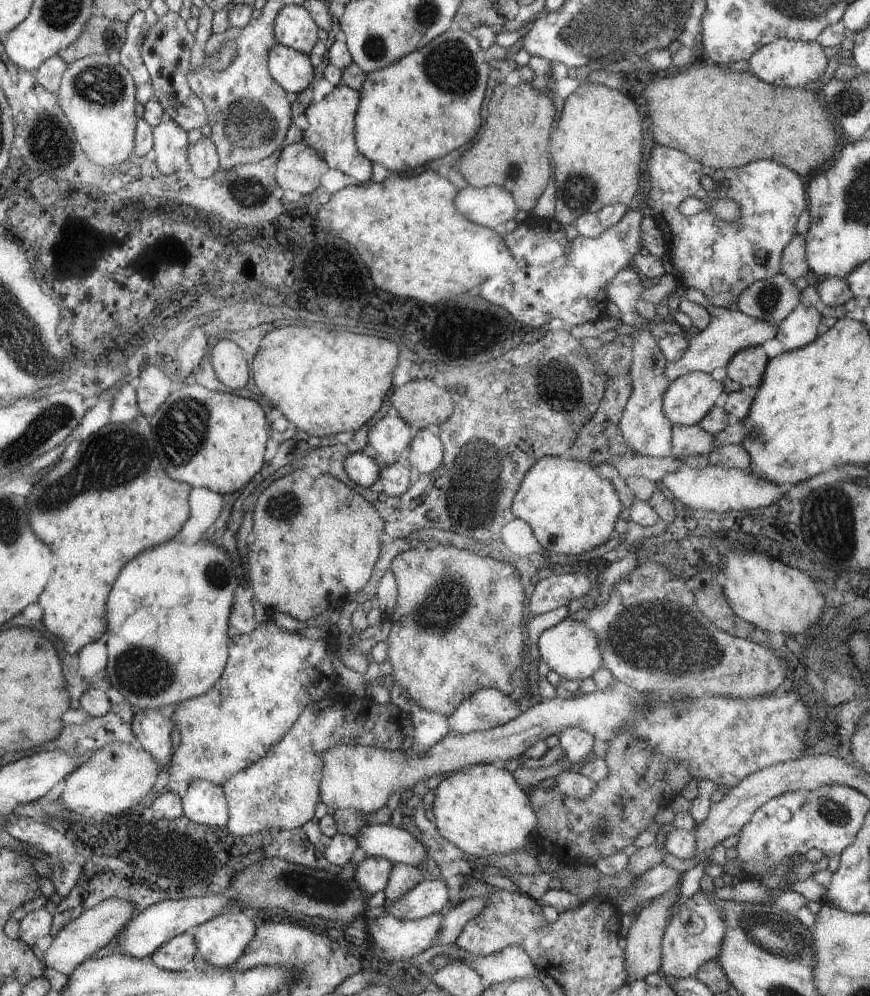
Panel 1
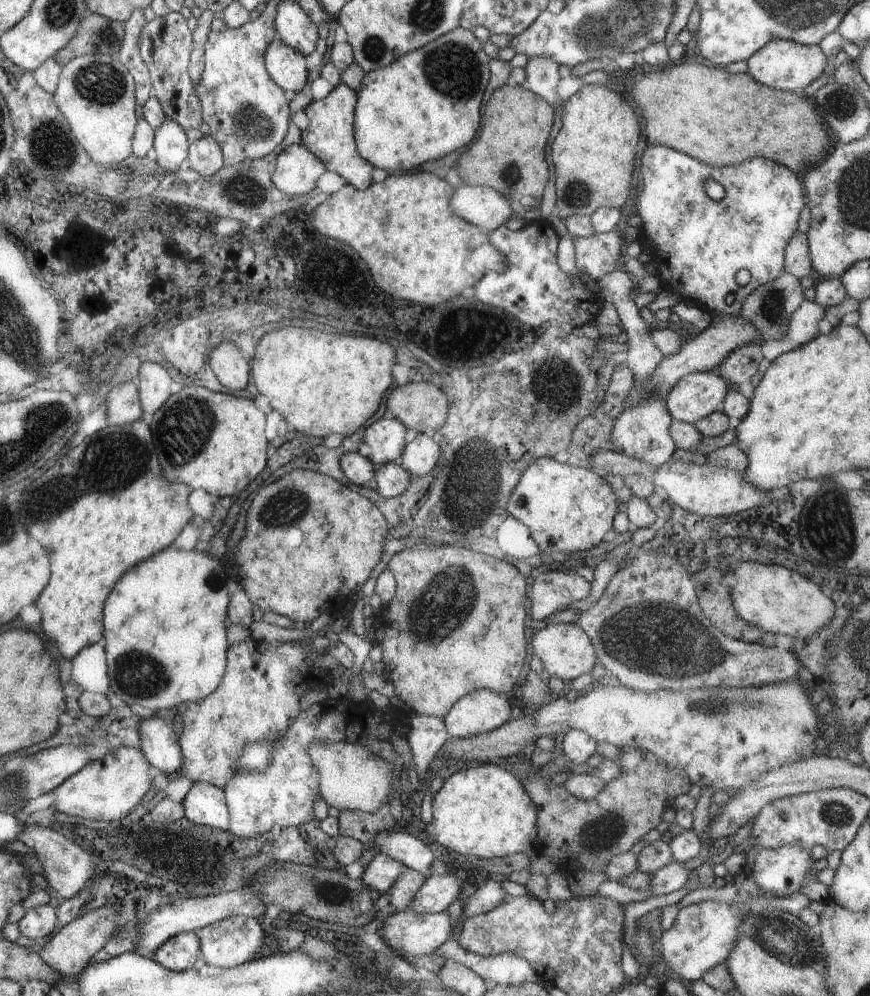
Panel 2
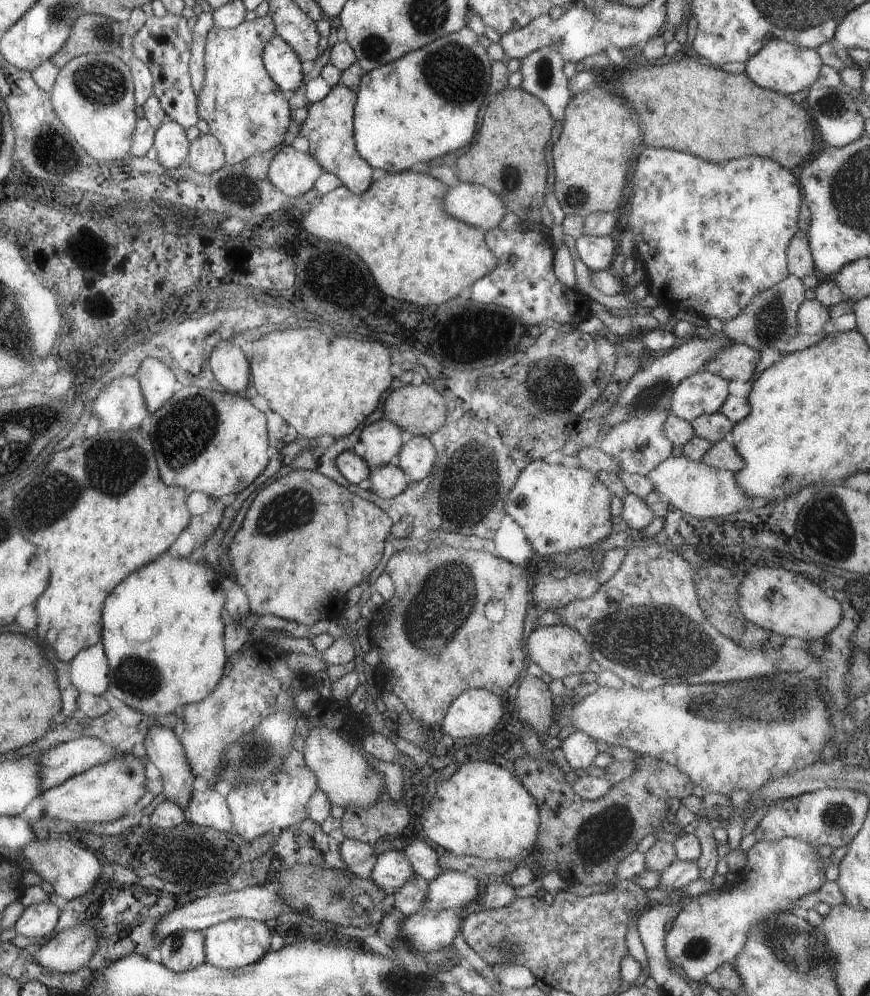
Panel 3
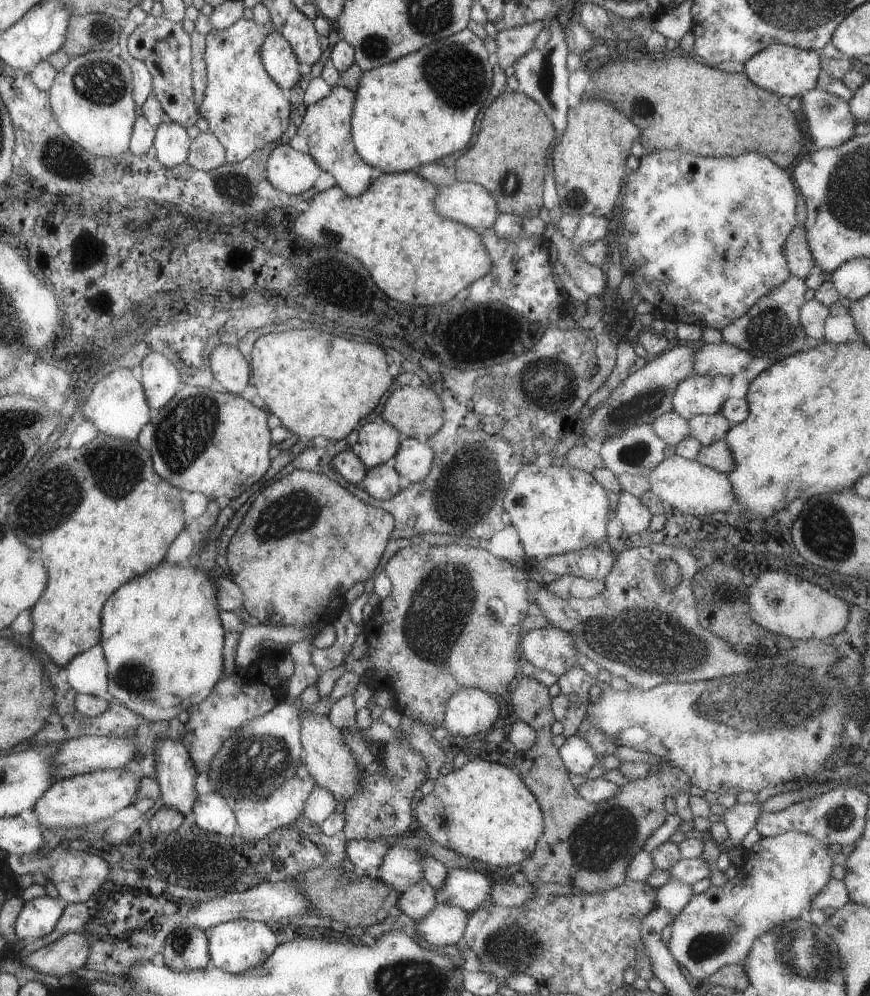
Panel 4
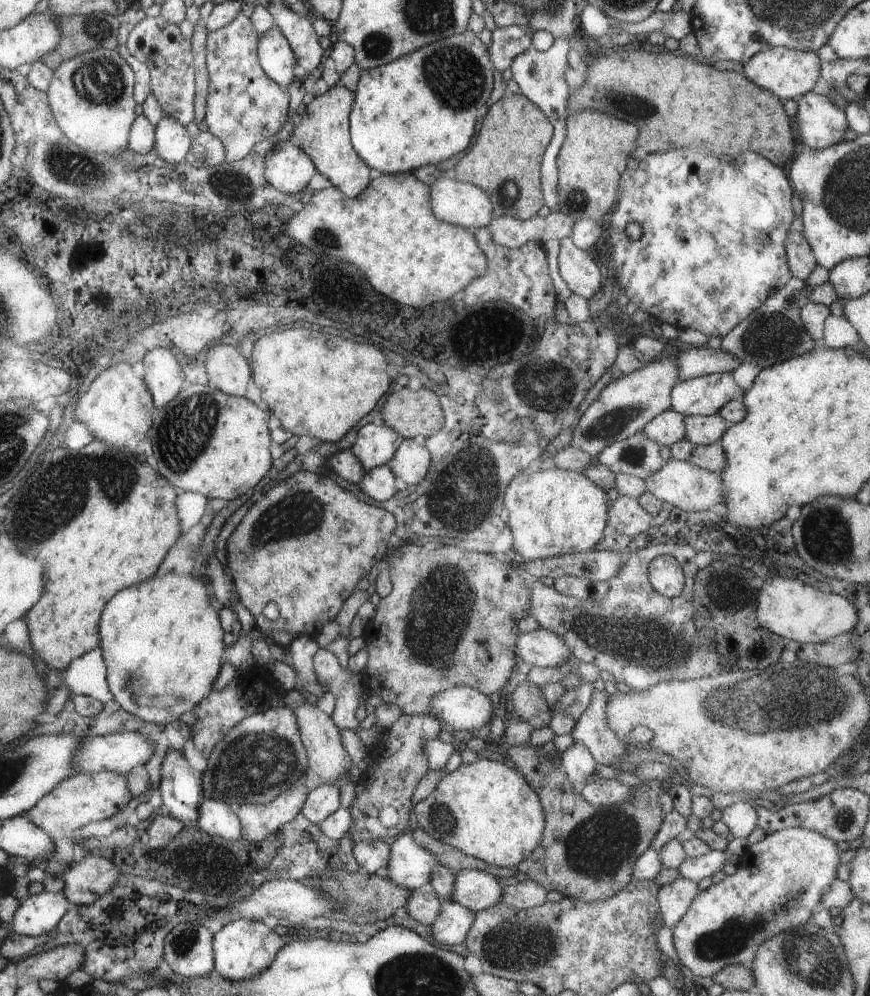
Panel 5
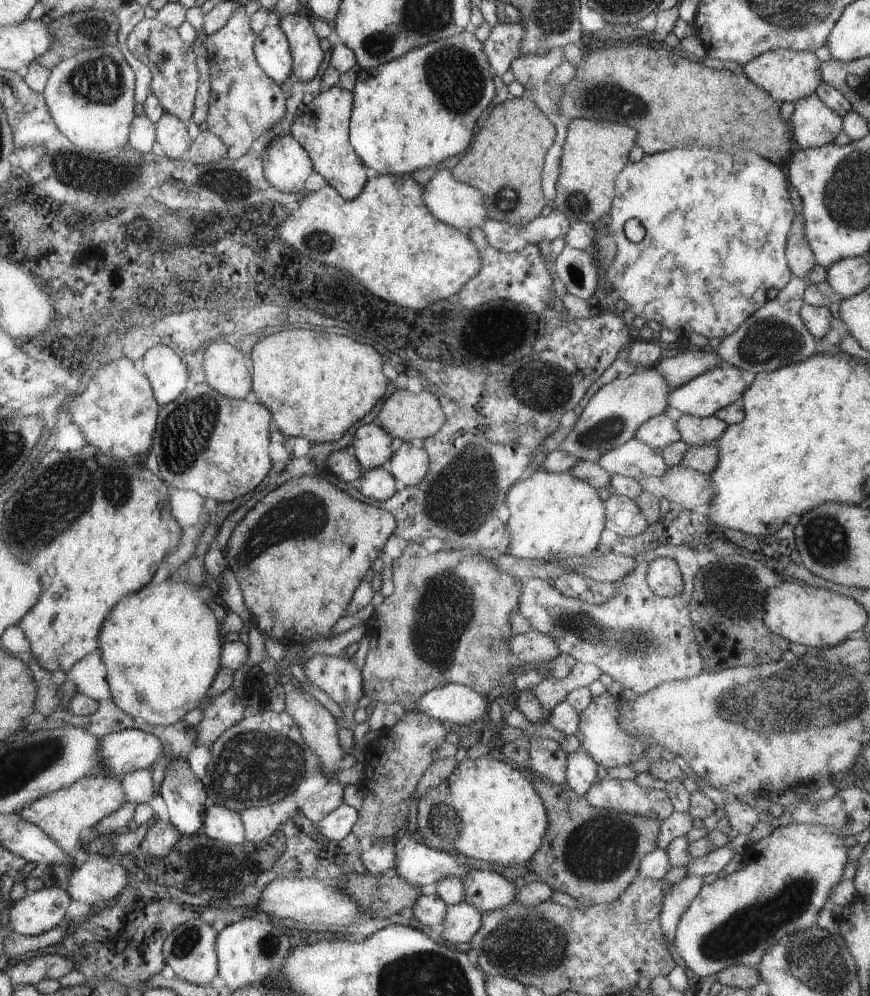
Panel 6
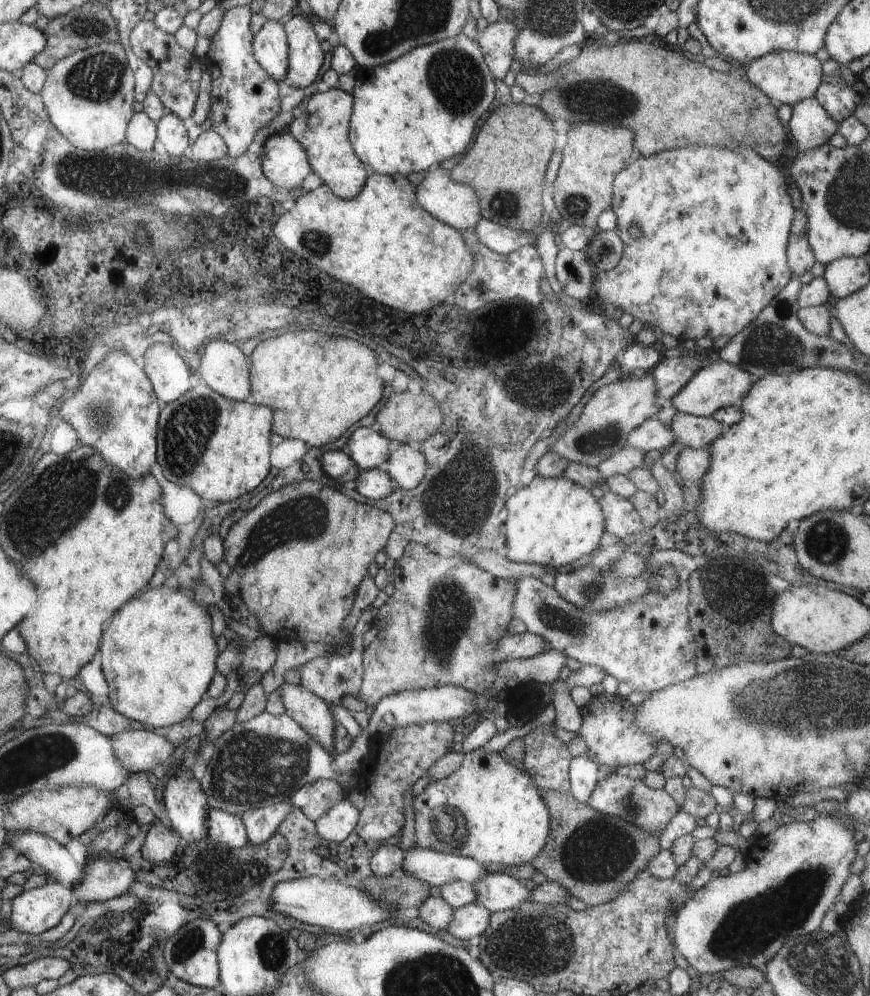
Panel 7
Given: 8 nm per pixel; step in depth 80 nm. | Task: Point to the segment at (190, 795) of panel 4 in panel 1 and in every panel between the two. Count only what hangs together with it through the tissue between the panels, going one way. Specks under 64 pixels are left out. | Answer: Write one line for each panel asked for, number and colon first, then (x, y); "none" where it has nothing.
1: (153, 728)
2: (158, 741)
3: (163, 748)

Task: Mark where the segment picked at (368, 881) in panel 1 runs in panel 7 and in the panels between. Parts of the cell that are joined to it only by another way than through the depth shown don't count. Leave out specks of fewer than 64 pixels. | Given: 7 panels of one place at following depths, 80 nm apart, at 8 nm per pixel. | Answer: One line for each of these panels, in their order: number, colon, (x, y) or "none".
2: (381, 873)
3: (391, 871)
4: (401, 868)
5: (410, 866)
6: (418, 864)
7: (435, 868)

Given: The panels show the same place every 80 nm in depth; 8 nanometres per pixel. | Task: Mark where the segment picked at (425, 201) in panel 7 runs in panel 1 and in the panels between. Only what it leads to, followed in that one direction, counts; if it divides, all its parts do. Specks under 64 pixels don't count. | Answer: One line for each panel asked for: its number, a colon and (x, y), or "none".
1: (493, 206)
2: (486, 207)
3: (479, 206)
4: (470, 204)
5: (464, 204)
6: (457, 204)

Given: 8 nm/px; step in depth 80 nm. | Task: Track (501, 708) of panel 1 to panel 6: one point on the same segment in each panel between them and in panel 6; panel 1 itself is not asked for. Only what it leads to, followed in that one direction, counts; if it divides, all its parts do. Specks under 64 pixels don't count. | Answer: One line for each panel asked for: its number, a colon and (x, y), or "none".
2: (481, 711)
3: (476, 713)
4: (468, 711)
5: (462, 707)
6: (454, 703)

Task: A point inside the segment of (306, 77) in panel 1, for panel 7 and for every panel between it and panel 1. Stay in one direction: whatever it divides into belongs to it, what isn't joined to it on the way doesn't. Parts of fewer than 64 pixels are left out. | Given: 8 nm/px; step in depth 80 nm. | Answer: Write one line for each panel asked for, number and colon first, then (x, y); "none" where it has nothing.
2: (287, 67)
3: (282, 63)
4: (280, 64)
5: (274, 54)
6: (271, 50)
7: (270, 46)

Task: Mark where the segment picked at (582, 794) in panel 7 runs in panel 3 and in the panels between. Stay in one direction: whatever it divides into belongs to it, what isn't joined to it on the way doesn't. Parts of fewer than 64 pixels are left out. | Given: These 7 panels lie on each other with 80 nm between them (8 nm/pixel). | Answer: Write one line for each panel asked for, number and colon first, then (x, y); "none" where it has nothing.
3: (580, 750)
4: (576, 754)
5: (577, 762)
6: (581, 772)

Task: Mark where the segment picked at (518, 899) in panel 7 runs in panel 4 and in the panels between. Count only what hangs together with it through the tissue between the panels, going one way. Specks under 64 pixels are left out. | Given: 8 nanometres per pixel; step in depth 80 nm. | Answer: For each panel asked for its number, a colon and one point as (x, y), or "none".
4: (463, 888)
5: (475, 889)
6: (488, 891)

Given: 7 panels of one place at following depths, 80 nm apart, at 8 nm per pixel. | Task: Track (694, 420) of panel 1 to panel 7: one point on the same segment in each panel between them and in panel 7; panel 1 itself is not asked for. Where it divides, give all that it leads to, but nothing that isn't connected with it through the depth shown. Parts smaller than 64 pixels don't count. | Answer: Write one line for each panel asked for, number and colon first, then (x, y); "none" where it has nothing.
2: (694, 396)
3: (703, 393)
4: (699, 395)
5: (707, 395)
6: (703, 396)
7: (719, 385)

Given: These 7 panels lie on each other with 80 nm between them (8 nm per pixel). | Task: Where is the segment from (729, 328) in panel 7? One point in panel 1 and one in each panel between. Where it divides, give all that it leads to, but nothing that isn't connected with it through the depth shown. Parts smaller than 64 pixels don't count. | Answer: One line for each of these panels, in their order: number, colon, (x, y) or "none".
1: (717, 257)
2: (698, 249)
3: (711, 237)
4: (705, 238)
5: (712, 249)
6: (716, 224)

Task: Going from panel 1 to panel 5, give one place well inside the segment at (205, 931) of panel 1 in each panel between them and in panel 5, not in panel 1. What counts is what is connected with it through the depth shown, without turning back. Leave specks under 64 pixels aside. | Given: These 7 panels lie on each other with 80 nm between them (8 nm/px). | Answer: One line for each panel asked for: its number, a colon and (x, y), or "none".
2: (231, 941)
3: (234, 944)
4: (238, 946)
5: (243, 948)

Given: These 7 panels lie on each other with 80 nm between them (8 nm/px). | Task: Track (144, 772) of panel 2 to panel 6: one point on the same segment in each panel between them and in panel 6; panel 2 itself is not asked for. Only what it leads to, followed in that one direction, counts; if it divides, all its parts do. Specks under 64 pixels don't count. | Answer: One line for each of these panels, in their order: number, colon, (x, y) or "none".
3: (102, 794)
4: (69, 803)
5: (83, 798)
6: (62, 815)

